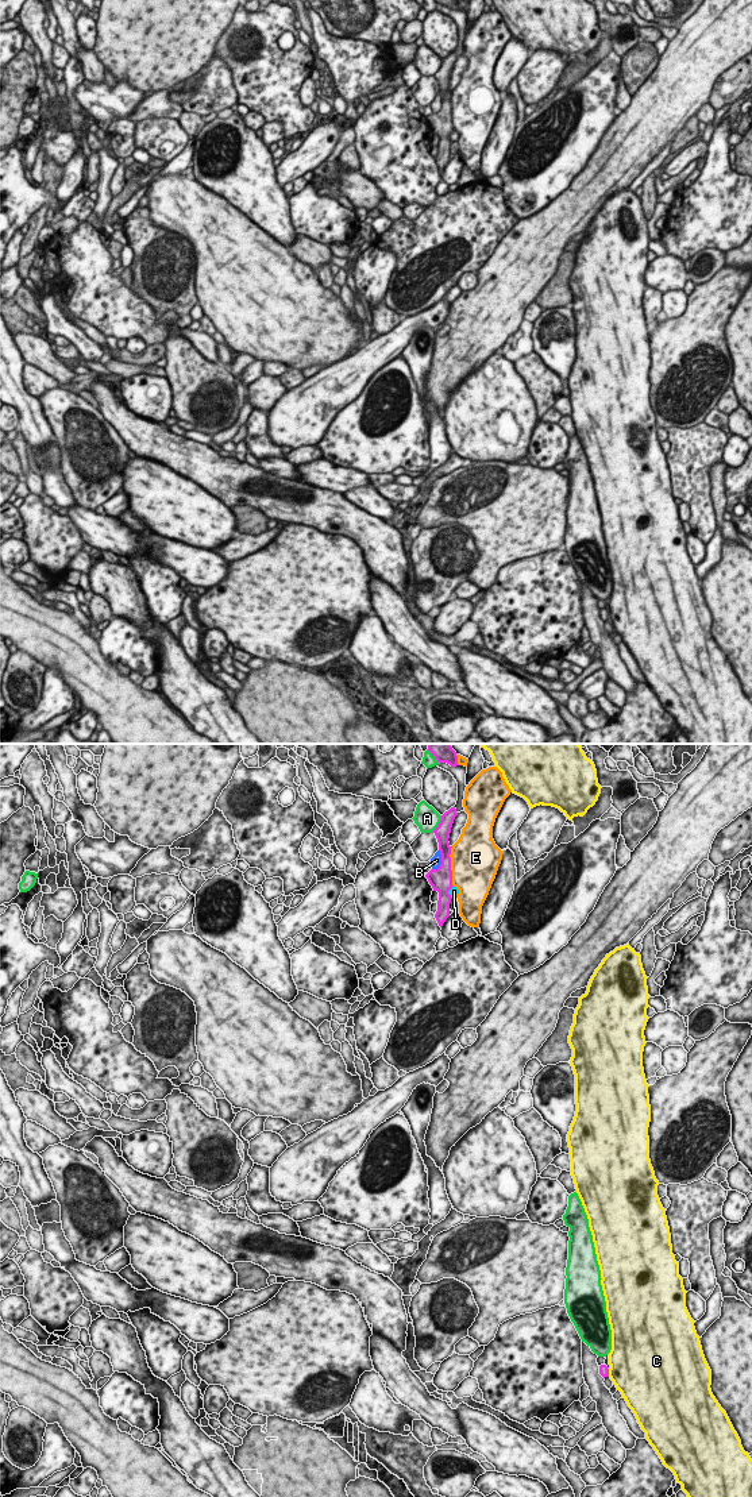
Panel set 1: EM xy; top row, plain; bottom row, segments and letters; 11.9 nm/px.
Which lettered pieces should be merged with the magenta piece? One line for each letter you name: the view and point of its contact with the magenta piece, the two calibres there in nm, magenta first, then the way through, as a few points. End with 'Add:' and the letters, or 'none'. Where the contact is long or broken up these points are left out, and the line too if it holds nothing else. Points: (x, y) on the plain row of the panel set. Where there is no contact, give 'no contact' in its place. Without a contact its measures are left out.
Add: none

